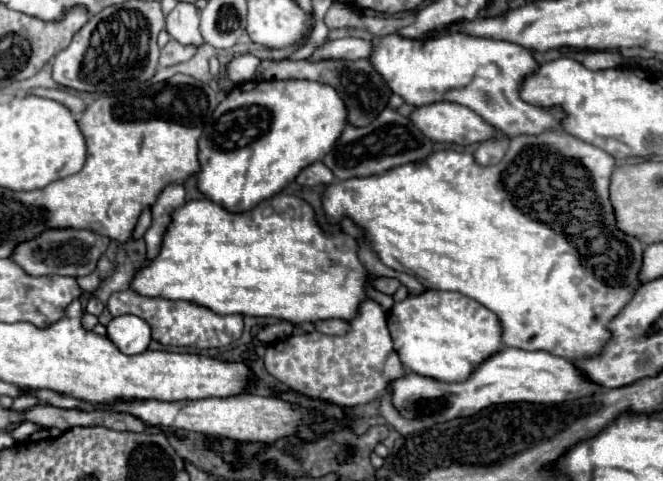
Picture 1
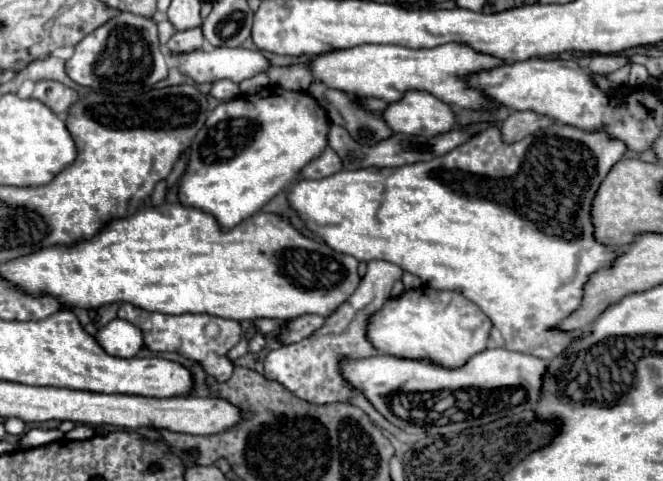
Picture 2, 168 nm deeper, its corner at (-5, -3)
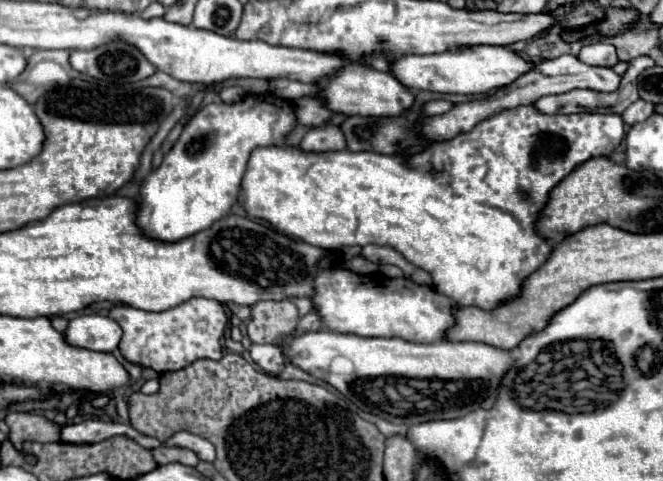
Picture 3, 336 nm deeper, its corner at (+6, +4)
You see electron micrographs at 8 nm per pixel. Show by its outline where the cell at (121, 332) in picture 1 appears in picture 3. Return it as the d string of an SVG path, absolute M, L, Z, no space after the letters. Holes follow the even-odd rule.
M77 316L71 318L65 332L65 340L75 348L87 348L95 352L113 352L123 336L121 326L107 316Z

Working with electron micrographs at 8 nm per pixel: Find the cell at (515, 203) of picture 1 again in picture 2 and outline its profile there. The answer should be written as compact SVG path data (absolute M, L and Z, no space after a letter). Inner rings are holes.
M554 123L550 127L536 131L534 135L524 137L518 143L512 143L512 145L502 143L500 131L490 127L490 129L484 129L482 133L478 133L476 137L472 137L468 143L462 143L454 151L450 151L442 157L436 157L432 161L402 165L402 167L394 167L394 169L340 171L340 173L334 173L334 175L330 175L326 179L318 179L318 181L302 179L296 187L290 189L290 203L306 219L306 225L314 233L318 233L328 243L328 247L332 247L334 251L352 255L358 261L372 261L372 259L392 261L394 265L400 265L404 271L420 277L422 283L432 289L460 291L466 299L474 301L490 317L492 325L500 331L506 349L530 353L530 355L550 361L556 357L556 353L564 353L564 349L572 341L580 341L580 339L588 337L590 331L552 333L552 329L556 329L556 325L560 325L560 321L564 321L564 317L568 317L568 313L576 313L576 309L580 309L580 301L584 297L584 285L588 283L588 277L592 277L592 273L596 273L598 269L612 265L616 261L616 257L622 255L622 251L608 247L608 245L600 245L600 241L596 241L594 223L592 223L592 199L596 197L596 191L598 191L600 183L604 181L604 177L624 157L624 153L626 153L626 147L622 141L614 141L606 133L584 133L570 125Z

